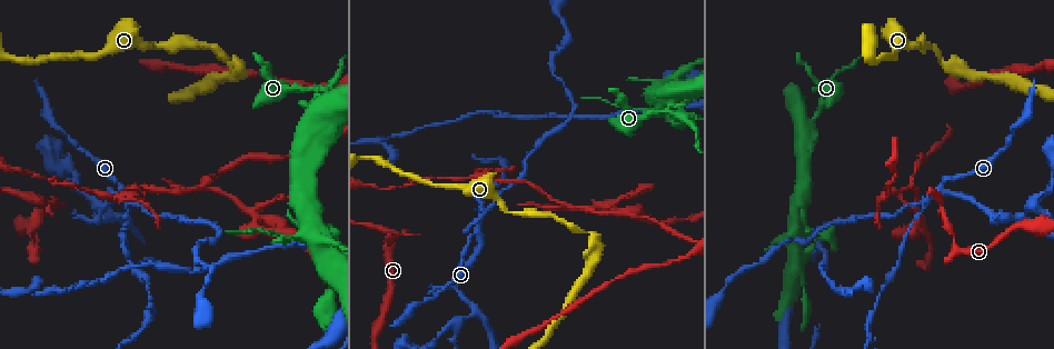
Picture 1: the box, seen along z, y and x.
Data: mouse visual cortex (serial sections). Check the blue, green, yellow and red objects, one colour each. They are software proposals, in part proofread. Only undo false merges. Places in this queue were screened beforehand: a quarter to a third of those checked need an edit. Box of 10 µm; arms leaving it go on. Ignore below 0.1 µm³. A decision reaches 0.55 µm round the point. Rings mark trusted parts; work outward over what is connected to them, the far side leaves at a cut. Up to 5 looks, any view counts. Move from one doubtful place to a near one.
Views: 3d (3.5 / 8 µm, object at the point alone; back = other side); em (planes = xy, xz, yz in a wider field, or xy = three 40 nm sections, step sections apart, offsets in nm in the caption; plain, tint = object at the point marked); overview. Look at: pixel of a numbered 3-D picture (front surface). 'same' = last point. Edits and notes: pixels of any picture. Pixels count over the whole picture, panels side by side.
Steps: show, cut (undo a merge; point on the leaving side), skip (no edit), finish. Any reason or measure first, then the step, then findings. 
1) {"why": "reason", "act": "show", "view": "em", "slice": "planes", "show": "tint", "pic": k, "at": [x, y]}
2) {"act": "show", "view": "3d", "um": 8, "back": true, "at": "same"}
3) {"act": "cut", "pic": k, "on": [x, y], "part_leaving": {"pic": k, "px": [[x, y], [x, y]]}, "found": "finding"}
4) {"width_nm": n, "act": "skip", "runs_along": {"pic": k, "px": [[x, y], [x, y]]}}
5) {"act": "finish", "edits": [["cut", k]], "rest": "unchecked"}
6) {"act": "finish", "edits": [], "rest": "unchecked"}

{"act": "show", "view": "em", "slice": "xy", "step": 5, "show": "tint", "pic": 1, "at": [942, 187]}

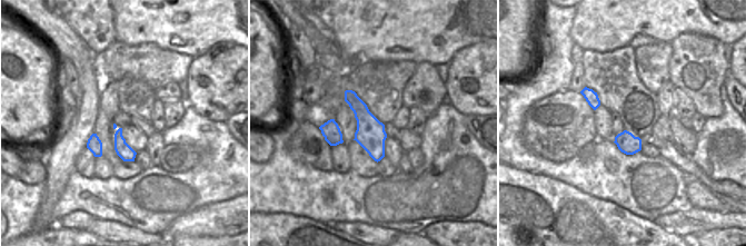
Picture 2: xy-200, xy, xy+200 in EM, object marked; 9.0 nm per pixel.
{"act": "show", "view": "3d", "um": 3.5, "at": "same"}

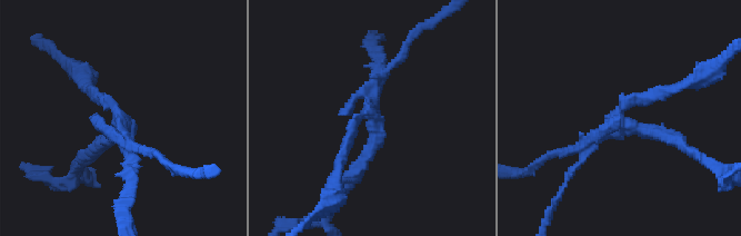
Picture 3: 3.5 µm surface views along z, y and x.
{"arms": 3, "act": "cut", "pic": 3, "on": [367, 150], "found": "two cells meet here"}

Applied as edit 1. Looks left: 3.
{"why": "sudden change in width", "act": "show", "view": "3d", "um": 3.5, "pic": 1, "at": [515, 213]}

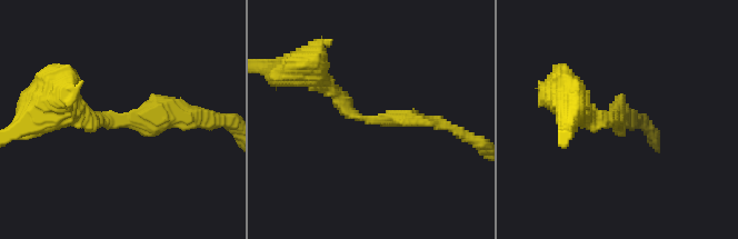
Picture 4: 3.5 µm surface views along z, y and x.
{"arm_widths_nm": [250, 300], "why": "need the tissue", "act": "show", "view": "em", "slice": "xy", "step": 5, "show": "tint", "pic": 4, "at": [619, 121]}

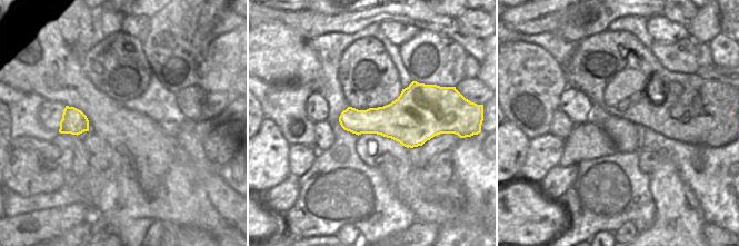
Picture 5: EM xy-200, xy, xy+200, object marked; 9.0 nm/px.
{"act": "skip", "runs_along": {"pic": 4, "px": [[310, 71], [365, 120], [444, 122]]}, "found": "all the same cell"}

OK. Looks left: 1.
{"act": "finish", "edits": [["cut", 3]], "rest": "unchecked"}

